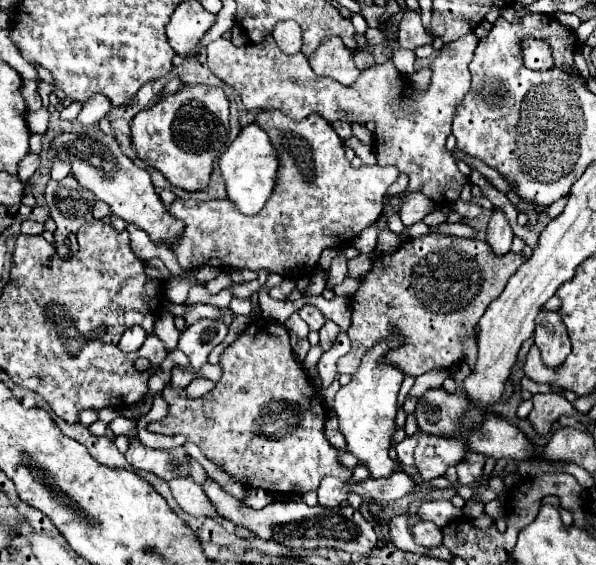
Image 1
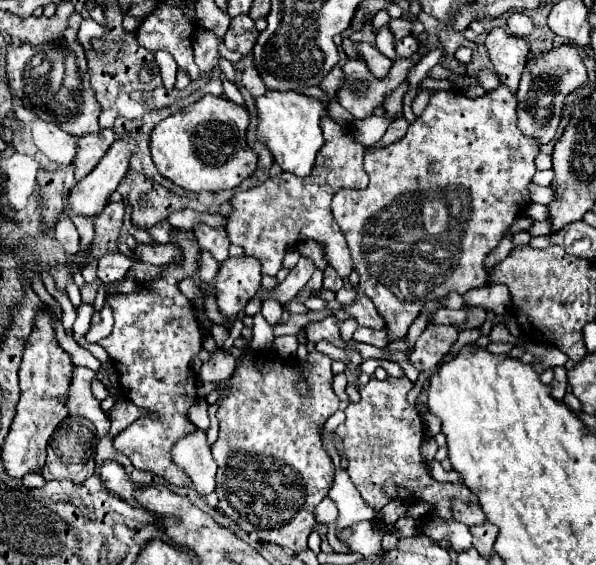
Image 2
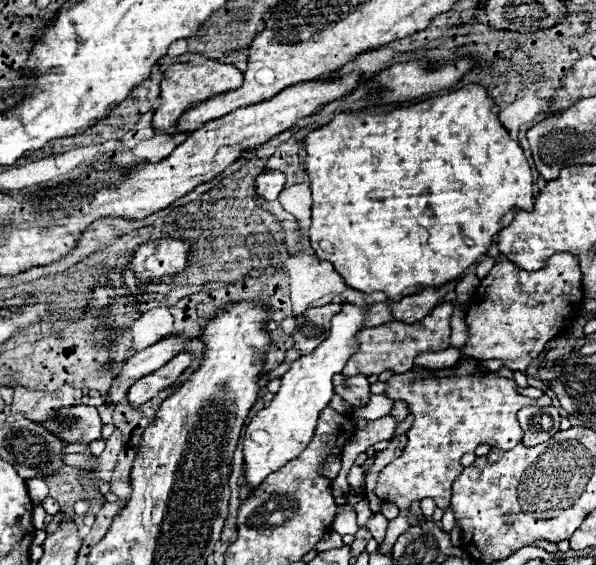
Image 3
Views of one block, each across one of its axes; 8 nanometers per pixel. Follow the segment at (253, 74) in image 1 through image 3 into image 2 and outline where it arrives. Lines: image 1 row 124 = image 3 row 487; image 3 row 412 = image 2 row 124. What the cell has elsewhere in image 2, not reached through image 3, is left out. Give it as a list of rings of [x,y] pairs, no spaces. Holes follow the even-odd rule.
[[[498,86],[480,98],[468,98],[460,90],[434,92],[424,114],[408,126],[402,140],[386,148],[366,152],[364,166],[370,176],[368,188],[340,190],[332,198],[334,220],[348,240],[354,270],[360,274],[358,288],[364,288],[364,294],[384,316],[386,332],[392,340],[406,336],[410,324],[422,312],[426,302],[442,298],[448,292],[466,294],[468,290],[486,284],[486,270],[482,268],[482,262],[502,240],[502,234],[520,210],[530,202],[528,184],[536,172],[534,158],[540,152],[536,144],[518,130],[516,122],[516,96],[504,86]],[[398,198],[406,198],[410,204],[420,206],[420,230],[406,230],[412,228],[408,222],[410,218],[398,220],[396,216],[390,216],[382,220],[382,232],[376,232],[372,228],[374,218],[378,218],[380,212],[386,212]]]

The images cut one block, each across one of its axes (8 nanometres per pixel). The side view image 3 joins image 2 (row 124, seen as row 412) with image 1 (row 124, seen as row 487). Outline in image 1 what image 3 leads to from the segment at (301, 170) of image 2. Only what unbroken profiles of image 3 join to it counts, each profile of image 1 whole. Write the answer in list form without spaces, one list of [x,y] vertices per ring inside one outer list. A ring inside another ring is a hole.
[[[248,124],[246,128],[240,130],[238,138],[230,144],[230,148],[220,156],[220,170],[226,182],[228,190],[228,200],[240,208],[244,214],[256,214],[264,208],[268,198],[272,196],[272,190],[276,186],[276,176],[280,168],[278,152],[272,146],[268,134],[258,126],[258,124]]]

